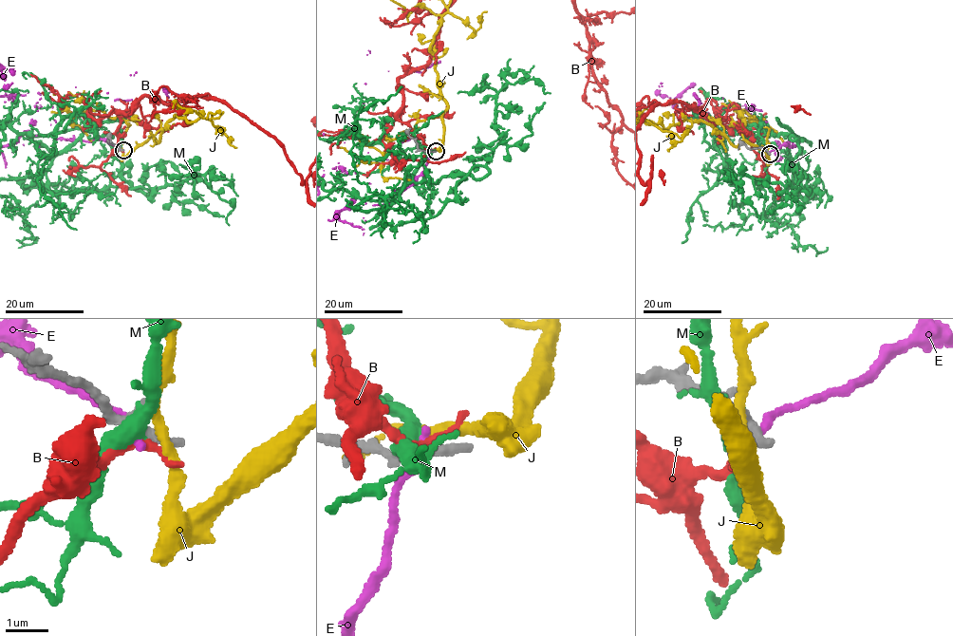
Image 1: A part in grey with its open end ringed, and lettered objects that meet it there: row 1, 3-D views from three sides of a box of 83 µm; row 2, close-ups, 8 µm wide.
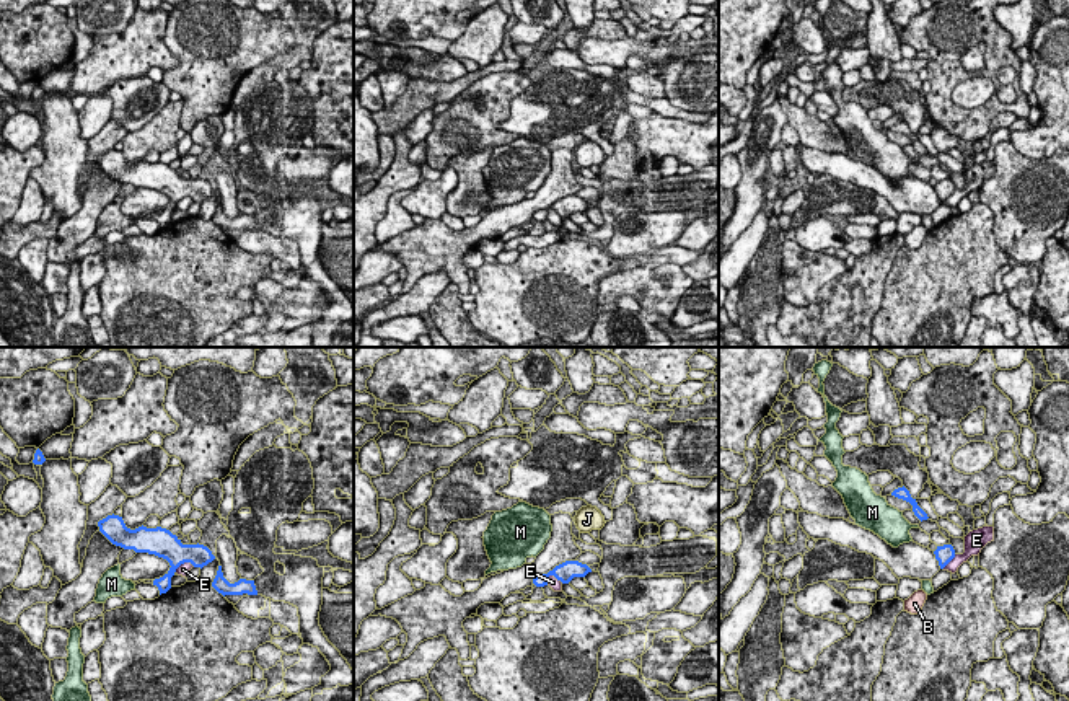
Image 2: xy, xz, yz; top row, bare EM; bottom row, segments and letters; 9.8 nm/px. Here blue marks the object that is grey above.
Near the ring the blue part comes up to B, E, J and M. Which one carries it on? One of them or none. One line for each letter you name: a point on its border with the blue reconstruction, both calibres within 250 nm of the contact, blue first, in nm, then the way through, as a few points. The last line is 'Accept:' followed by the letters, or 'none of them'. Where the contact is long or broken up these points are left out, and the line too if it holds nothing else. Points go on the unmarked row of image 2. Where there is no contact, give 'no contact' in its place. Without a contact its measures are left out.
Accept: none of them

